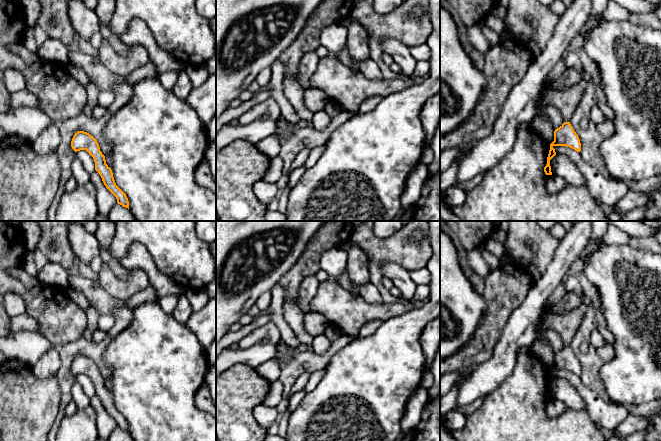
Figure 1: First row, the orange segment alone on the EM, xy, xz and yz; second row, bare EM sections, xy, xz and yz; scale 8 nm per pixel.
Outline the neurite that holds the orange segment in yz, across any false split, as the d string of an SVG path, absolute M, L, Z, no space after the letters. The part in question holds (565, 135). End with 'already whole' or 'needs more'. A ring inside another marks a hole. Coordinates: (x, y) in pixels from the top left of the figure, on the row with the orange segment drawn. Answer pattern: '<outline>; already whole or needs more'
M587 82L579 83L564 90L547 89L543 99L543 106L554 105L562 114L564 123L554 131L554 141L550 144L547 164L544 167L546 175L552 175L550 160L556 155L554 146L567 146L577 152L581 151L581 143L578 135L570 124L570 120L577 107L581 103Z; needs more

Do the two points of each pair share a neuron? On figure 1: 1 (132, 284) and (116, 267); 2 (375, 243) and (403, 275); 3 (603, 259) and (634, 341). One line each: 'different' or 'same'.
1: different
2: different
3: same

